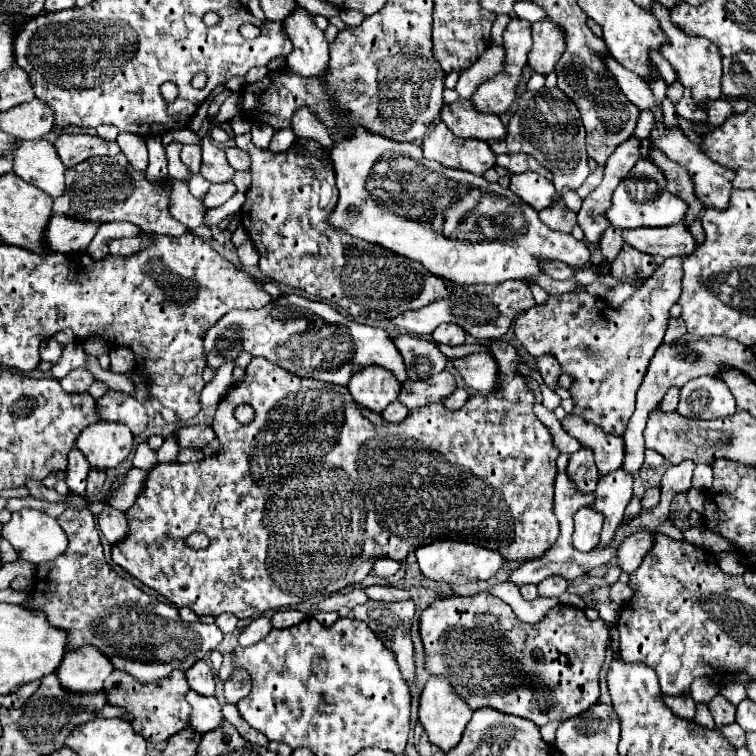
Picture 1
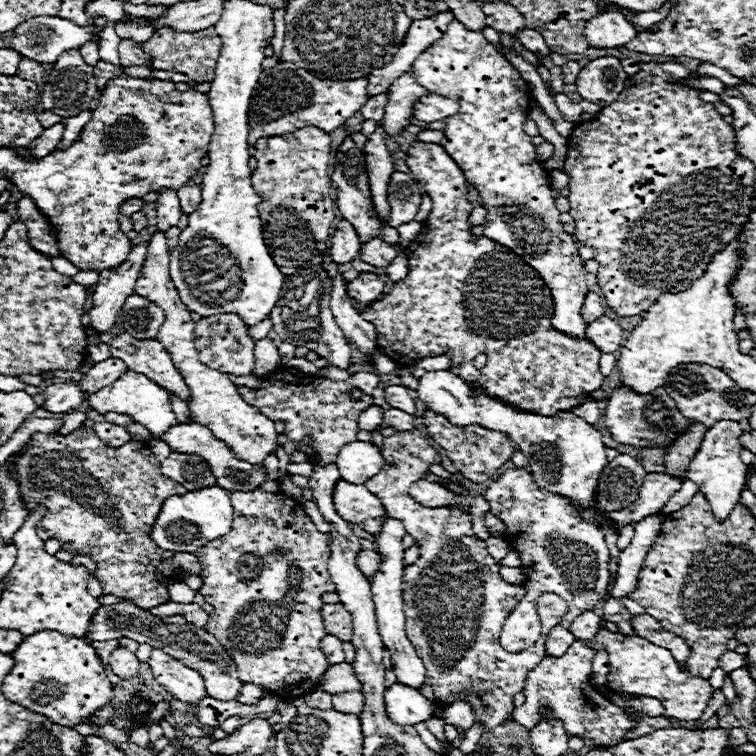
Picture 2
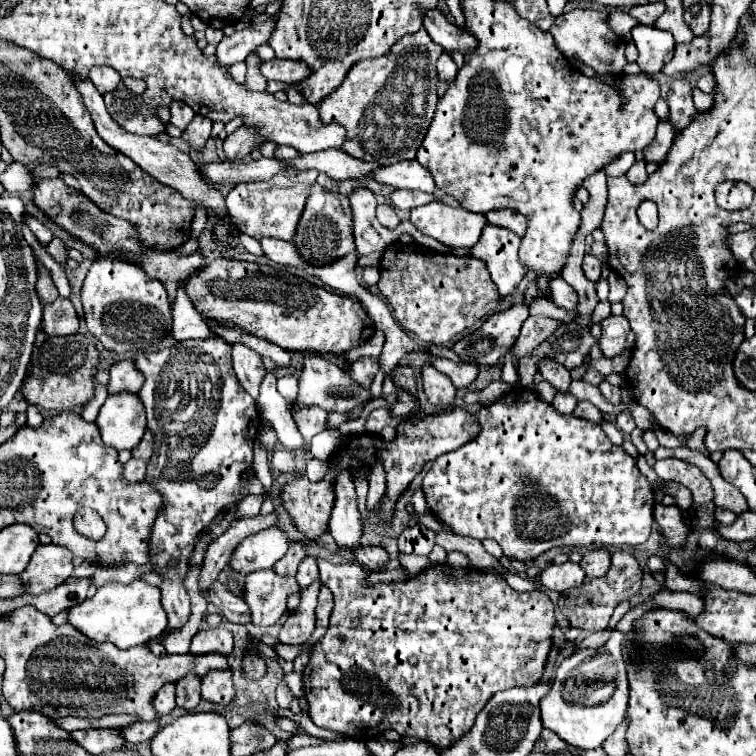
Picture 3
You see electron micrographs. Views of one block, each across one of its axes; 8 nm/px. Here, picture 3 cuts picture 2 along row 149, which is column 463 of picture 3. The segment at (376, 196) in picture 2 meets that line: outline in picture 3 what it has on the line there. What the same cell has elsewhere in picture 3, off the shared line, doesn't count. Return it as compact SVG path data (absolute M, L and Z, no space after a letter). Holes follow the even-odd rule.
M436 358L432 362L432 366L438 372L446 374L454 382L456 388L466 388L478 376L478 368L476 366L472 366L472 364L456 364L456 362L448 360L448 358Z

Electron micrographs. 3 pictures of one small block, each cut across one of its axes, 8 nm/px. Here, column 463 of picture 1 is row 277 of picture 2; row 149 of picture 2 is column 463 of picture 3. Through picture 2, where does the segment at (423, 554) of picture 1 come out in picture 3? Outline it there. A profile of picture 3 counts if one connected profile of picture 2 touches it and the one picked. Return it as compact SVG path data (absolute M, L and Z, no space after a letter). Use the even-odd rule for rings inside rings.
M514 390L514 392L498 398L494 404L482 406L482 410L478 412L478 424L480 424L480 434L476 438L472 438L468 444L460 446L458 450L436 458L432 468L426 472L424 484L422 484L430 512L436 518L440 518L442 522L446 522L456 534L478 538L478 540L492 538L500 544L500 548L506 556L518 558L522 562L534 560L536 556L548 552L552 548L558 548L558 546L614 546L614 548L622 548L622 546L640 546L648 540L650 530L652 530L652 520L654 520L652 486L650 486L648 478L642 478L640 470L636 468L634 458L628 456L628 452L624 452L622 446L612 444L598 424L584 420L584 418L576 418L572 414L556 412L554 406L542 402L534 390ZM522 502L526 502L526 510L516 512Z

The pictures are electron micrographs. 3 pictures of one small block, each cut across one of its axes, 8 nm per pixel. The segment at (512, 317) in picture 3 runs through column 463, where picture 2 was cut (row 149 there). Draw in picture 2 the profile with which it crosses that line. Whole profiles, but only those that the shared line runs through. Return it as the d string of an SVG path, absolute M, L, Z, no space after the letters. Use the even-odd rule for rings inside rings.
M346 138L344 144L340 144L336 158L334 158L334 174L332 174L332 184L338 190L338 210L342 214L344 220L348 220L358 238L360 238L360 246L364 246L370 238L380 238L384 242L398 242L398 232L390 226L384 226L374 204L370 198L370 184L368 184L368 176L366 176L366 166L364 166L364 152L360 148L356 148L356 144L352 142L352 138Z

